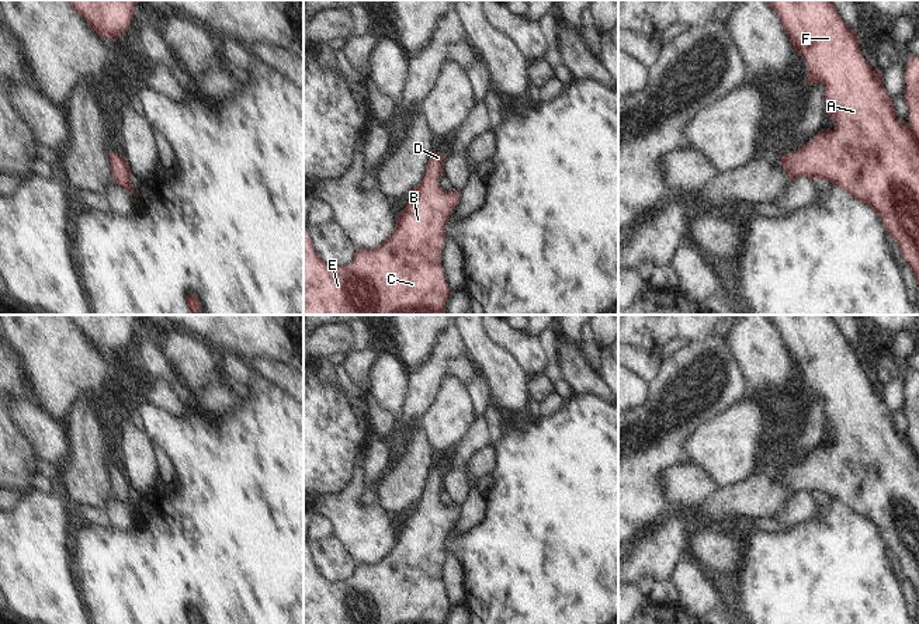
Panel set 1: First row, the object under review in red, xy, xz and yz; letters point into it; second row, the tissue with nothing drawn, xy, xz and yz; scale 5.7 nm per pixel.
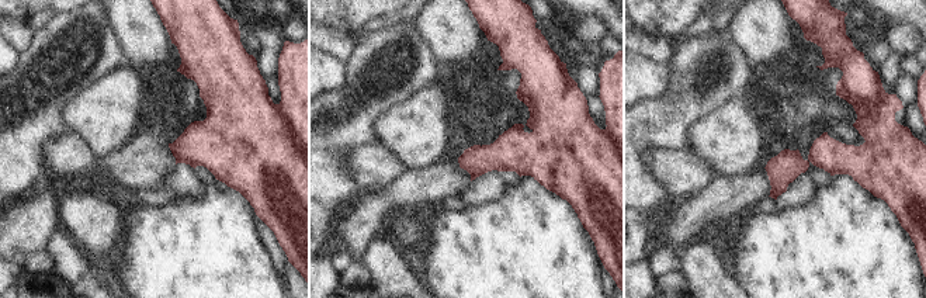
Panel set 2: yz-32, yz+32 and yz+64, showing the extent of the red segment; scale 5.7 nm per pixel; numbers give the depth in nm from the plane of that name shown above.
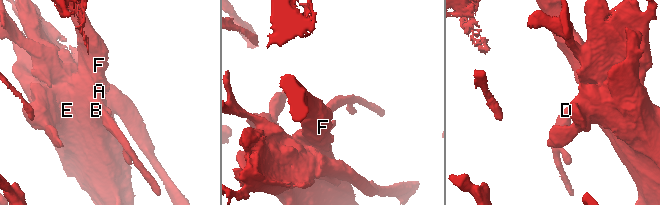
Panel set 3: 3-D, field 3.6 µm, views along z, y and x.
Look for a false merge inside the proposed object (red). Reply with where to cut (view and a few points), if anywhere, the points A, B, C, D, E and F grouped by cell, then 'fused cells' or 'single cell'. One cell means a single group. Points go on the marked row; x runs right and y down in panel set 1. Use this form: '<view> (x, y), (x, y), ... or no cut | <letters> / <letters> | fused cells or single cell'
no cut | A B C D E F | single cell

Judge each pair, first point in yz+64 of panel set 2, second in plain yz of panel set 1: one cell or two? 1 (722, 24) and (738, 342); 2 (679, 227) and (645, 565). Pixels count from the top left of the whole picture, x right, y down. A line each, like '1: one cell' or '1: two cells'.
1: two cells
2: one cell

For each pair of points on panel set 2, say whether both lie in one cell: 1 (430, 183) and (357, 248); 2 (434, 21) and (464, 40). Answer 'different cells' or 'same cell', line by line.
1: same cell
2: same cell

